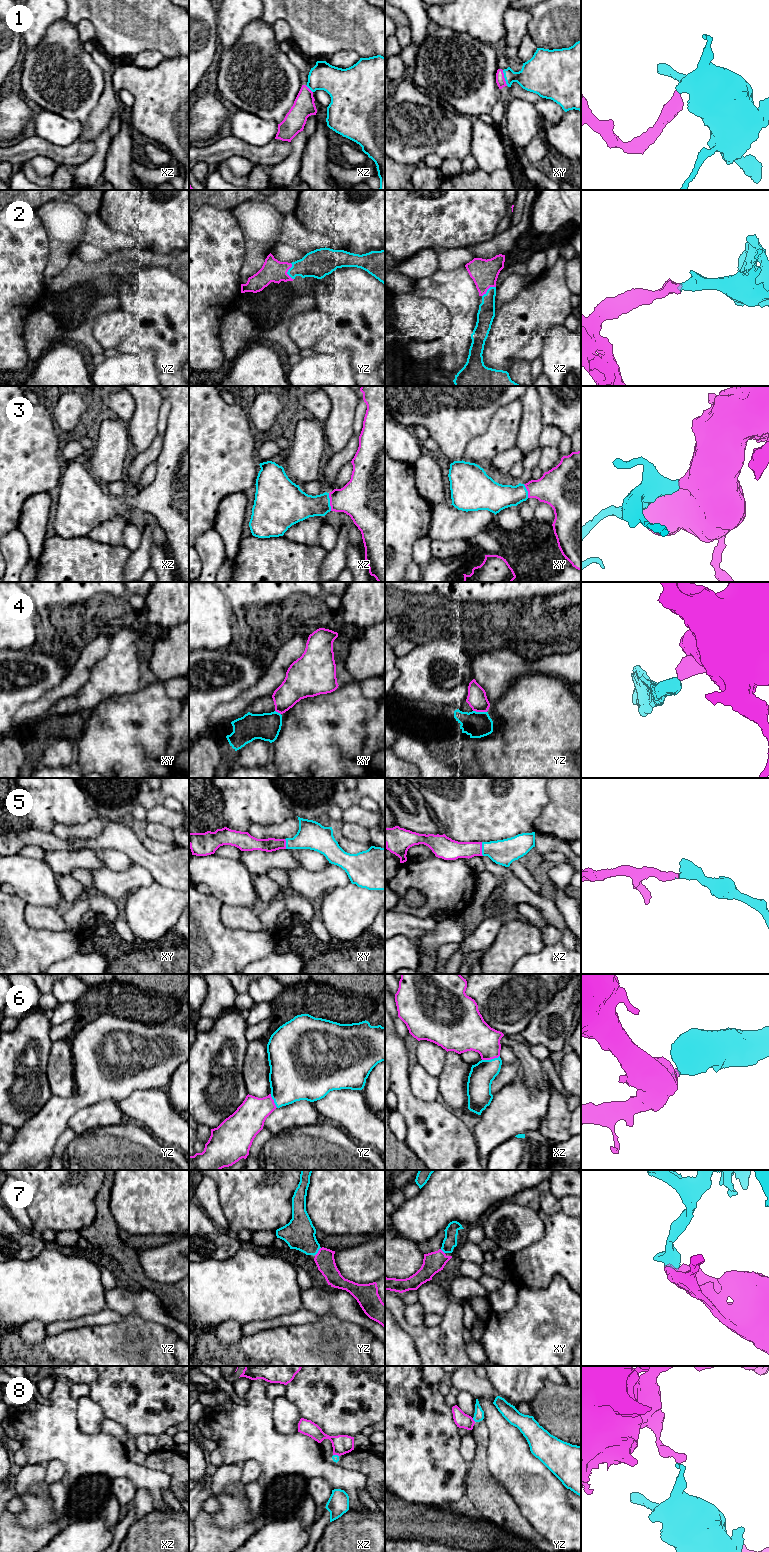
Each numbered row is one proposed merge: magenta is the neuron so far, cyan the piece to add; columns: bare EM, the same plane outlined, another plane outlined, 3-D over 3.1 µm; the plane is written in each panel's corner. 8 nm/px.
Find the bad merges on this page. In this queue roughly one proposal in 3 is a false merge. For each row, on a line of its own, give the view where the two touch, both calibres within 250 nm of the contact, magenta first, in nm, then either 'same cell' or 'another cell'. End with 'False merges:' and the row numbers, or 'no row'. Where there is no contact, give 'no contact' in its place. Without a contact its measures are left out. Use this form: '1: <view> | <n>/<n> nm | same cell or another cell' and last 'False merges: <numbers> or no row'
1: xy | 80/260 nm | same cell
2: yz | 180/220 nm | same cell
3: xz | 320/220 nm | same cell
4: yz | 160/200 nm | another cell
5: xz | 160/200 nm | same cell
6: xz | 280/200 nm | same cell
7: yz | 160/240 nm | same cell
8: yz | 120/80 nm | another cell
False merges: 4, 8

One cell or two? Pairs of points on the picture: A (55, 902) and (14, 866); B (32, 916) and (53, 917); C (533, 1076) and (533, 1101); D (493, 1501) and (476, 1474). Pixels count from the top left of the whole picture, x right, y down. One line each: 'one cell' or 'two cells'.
A: one cell
B: one cell
C: two cells
D: one cell

